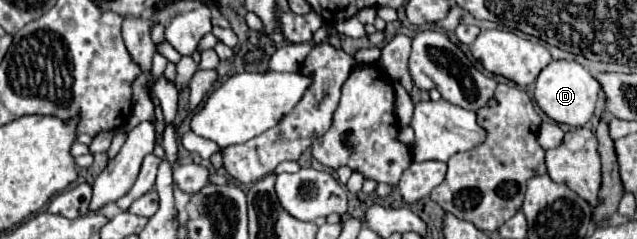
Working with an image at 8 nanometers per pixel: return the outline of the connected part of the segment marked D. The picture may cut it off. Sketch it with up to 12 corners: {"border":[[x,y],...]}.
{"border":[[552,60],[534,98],[558,124],[584,126],[600,84],[578,62]]}

